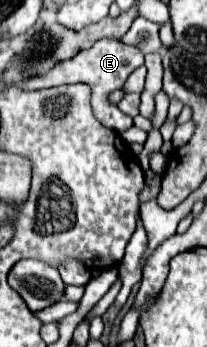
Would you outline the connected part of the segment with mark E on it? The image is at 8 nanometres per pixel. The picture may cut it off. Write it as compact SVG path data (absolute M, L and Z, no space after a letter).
M99 39L93 47L79 51L75 57L59 61L49 73L45 75L35 75L29 77L27 81L21 83L23 91L35 91L35 89L45 89L45 87L55 87L55 85L65 85L65 83L87 83L93 89L93 109L95 109L95 117L109 129L123 133L133 125L133 119L129 115L125 115L117 105L113 105L109 101L109 95L117 89L123 87L123 83L127 81L127 77L143 65L143 55L137 47L129 47L123 45L117 39Z

